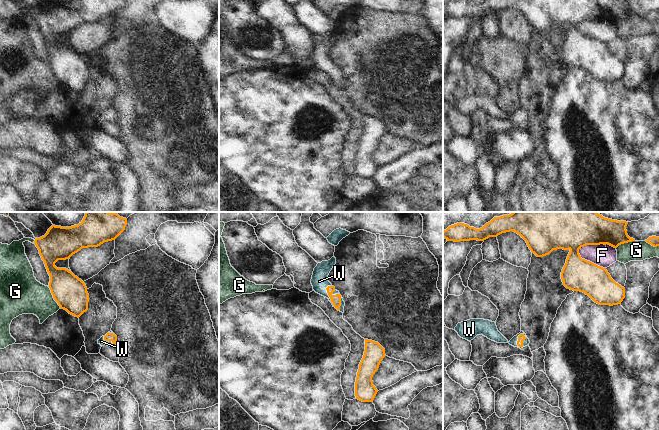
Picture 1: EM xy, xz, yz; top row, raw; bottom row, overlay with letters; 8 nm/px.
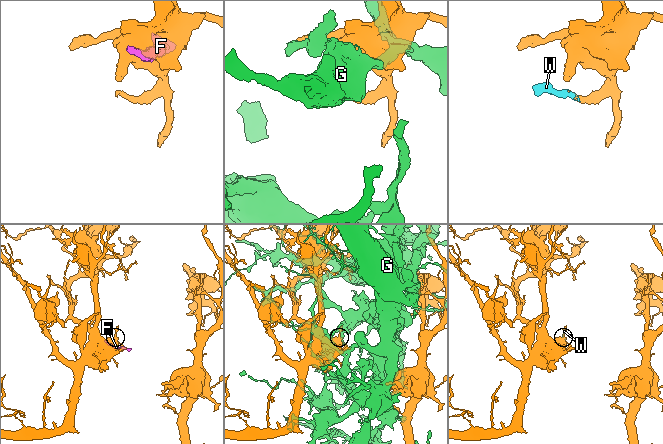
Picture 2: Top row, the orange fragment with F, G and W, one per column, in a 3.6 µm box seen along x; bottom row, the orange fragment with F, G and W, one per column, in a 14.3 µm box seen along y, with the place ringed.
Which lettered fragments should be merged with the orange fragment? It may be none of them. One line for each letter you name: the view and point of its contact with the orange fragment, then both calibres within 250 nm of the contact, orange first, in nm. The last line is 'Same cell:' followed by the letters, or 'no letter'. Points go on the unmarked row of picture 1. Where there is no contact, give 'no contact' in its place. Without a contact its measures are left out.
W: meets orange in yz at (523, 116); 60 nm thick on the orange side, 100 nm on the other
Same cell: W

